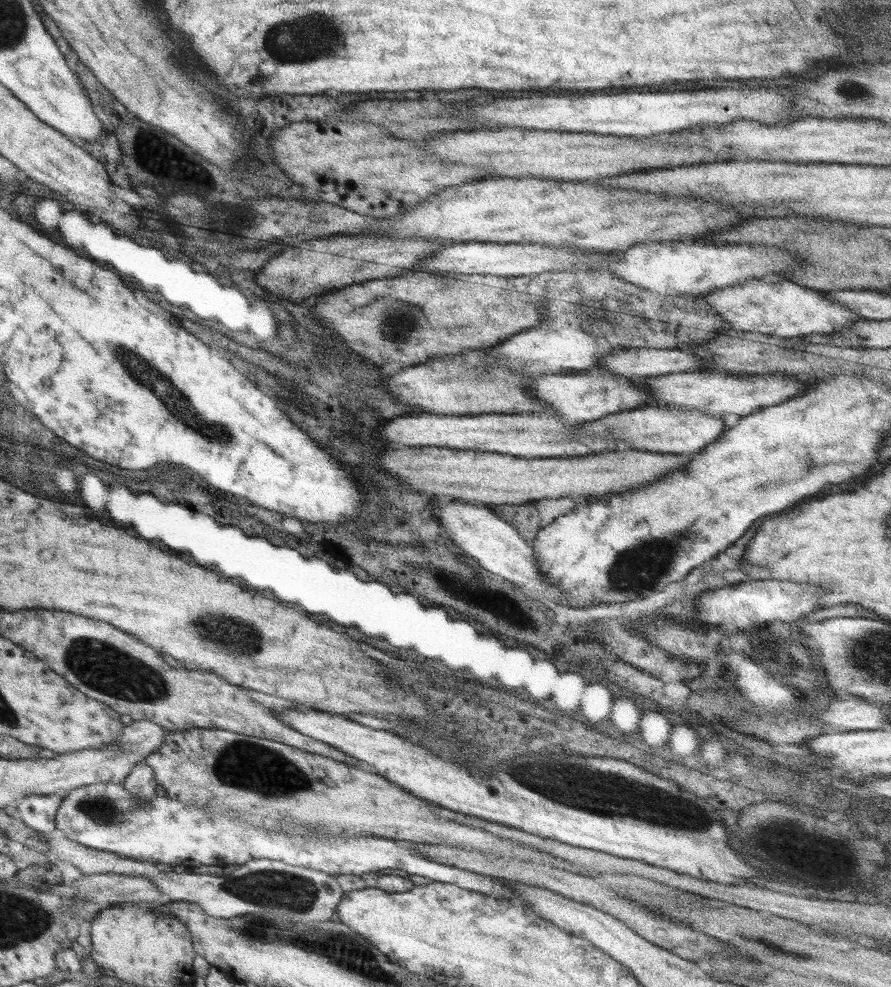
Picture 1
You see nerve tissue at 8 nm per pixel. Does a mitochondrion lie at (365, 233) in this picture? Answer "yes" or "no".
no

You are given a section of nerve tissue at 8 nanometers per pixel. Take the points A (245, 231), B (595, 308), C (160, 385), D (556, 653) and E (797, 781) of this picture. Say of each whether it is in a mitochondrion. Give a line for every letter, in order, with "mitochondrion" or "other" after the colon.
A: mitochondrion
B: mitochondrion
C: mitochondrion
D: other
E: other

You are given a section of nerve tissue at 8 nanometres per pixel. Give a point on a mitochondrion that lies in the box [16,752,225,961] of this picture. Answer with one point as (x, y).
(102, 810)

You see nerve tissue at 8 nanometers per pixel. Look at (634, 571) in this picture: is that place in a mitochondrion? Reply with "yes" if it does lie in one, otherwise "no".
yes

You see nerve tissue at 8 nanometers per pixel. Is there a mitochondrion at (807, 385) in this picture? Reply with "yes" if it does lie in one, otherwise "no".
no

